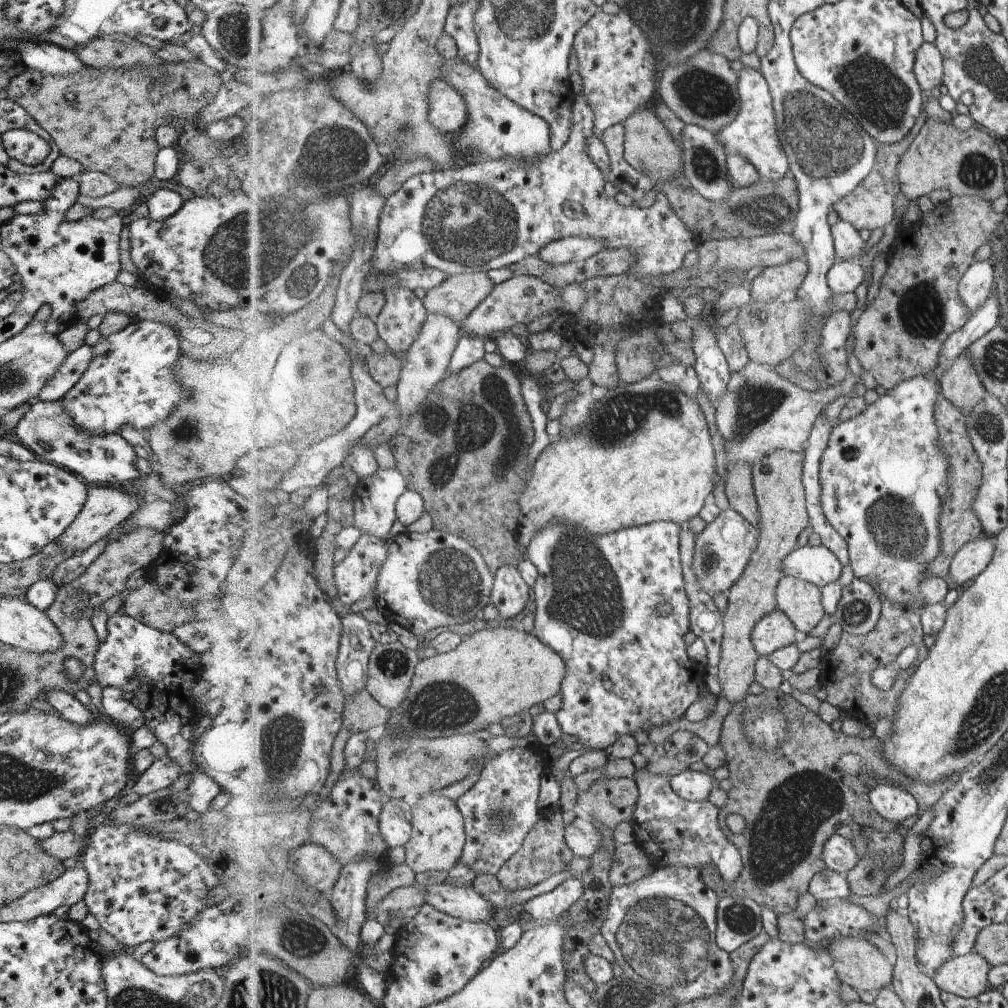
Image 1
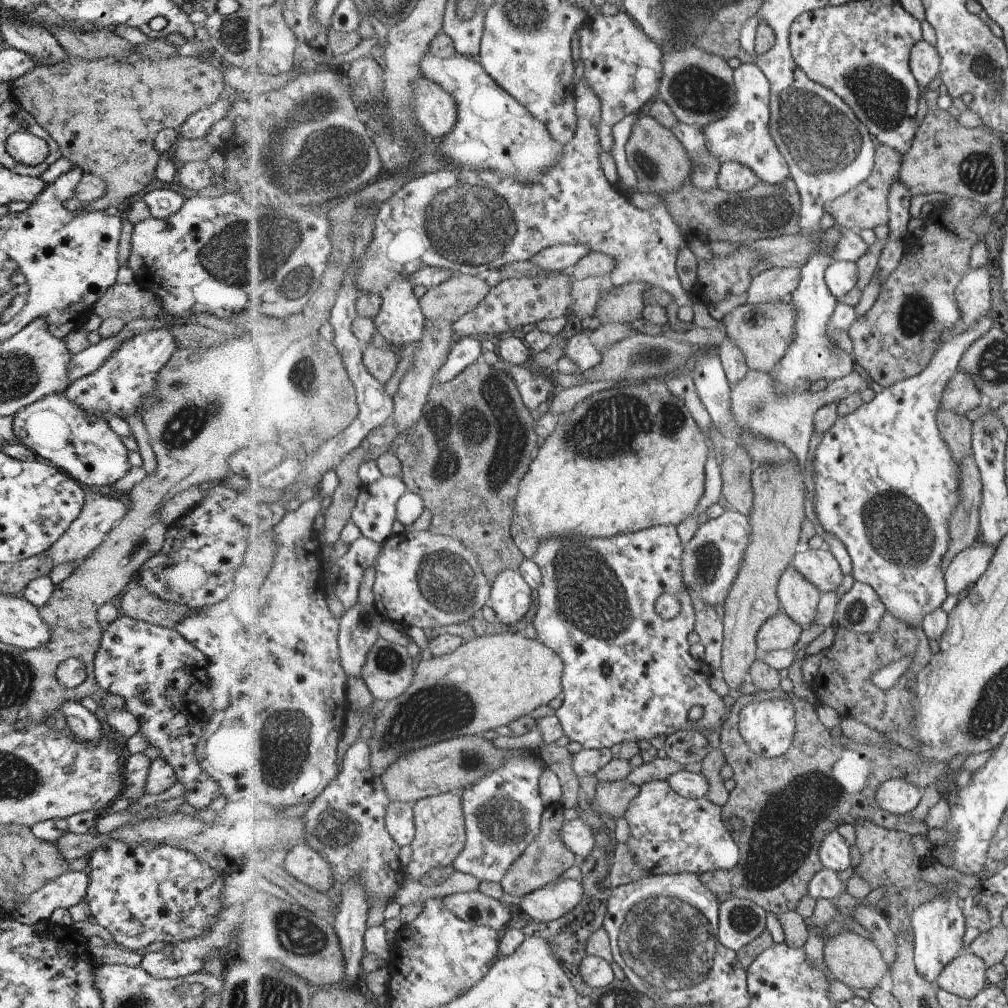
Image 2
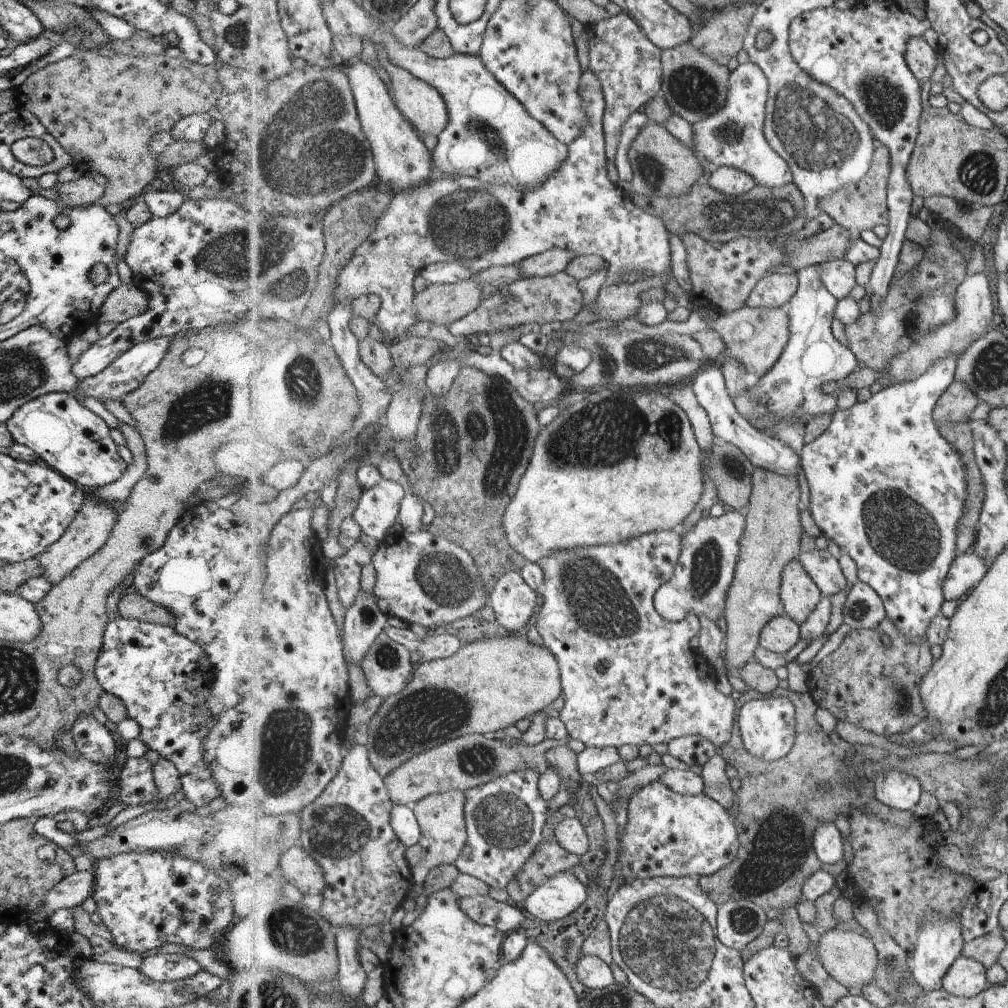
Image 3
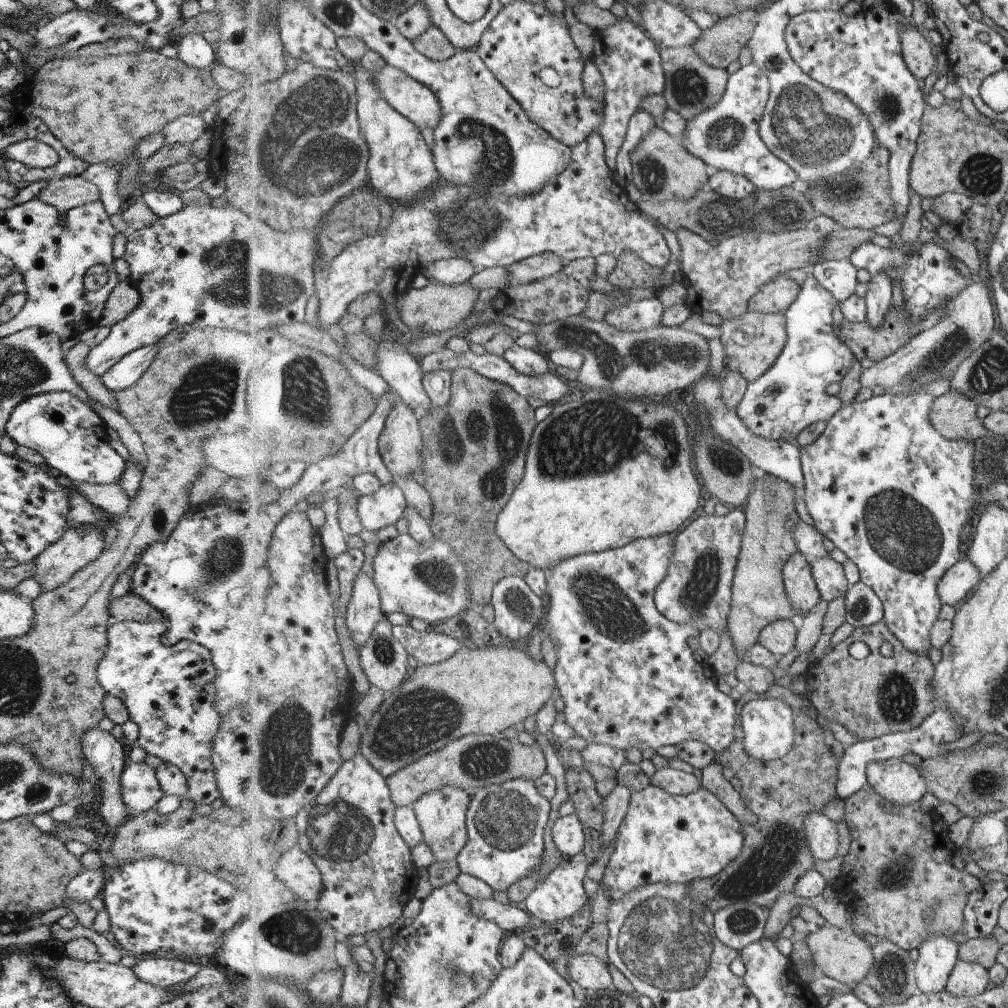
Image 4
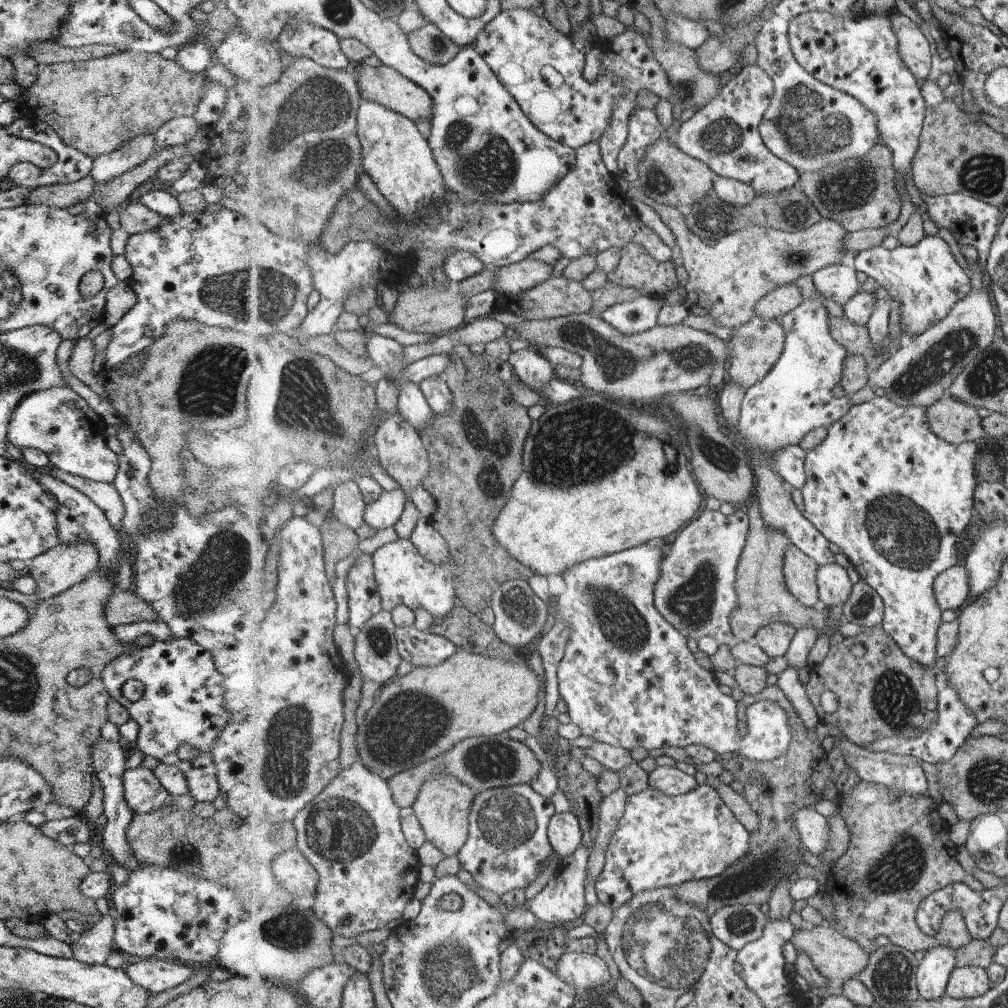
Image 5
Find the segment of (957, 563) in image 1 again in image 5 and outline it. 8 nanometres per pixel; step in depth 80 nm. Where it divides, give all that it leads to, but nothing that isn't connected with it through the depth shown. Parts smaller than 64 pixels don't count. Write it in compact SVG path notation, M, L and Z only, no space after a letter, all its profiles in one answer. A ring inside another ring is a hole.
M955 566L935 580L935 597L942 611L956 610L970 597L971 578L966 566Z

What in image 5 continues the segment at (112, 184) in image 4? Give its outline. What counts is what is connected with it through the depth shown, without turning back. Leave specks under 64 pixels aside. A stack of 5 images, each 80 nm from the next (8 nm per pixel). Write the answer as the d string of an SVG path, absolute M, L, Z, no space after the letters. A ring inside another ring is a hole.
M151 134L135 136L135 138L125 142L121 148L113 150L111 154L101 154L97 158L92 160L91 170L87 172L96 186L99 184L105 184L109 180L113 180L115 176L124 174L130 171L139 164L142 164L148 157L152 157L156 153L155 149L155 138Z

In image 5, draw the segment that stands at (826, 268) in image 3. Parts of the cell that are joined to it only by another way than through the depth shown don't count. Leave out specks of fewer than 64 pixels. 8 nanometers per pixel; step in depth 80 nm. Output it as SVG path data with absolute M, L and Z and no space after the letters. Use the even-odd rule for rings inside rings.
M851 262L833 264L819 270L814 276L816 288L840 306L845 306L860 292L857 270Z

